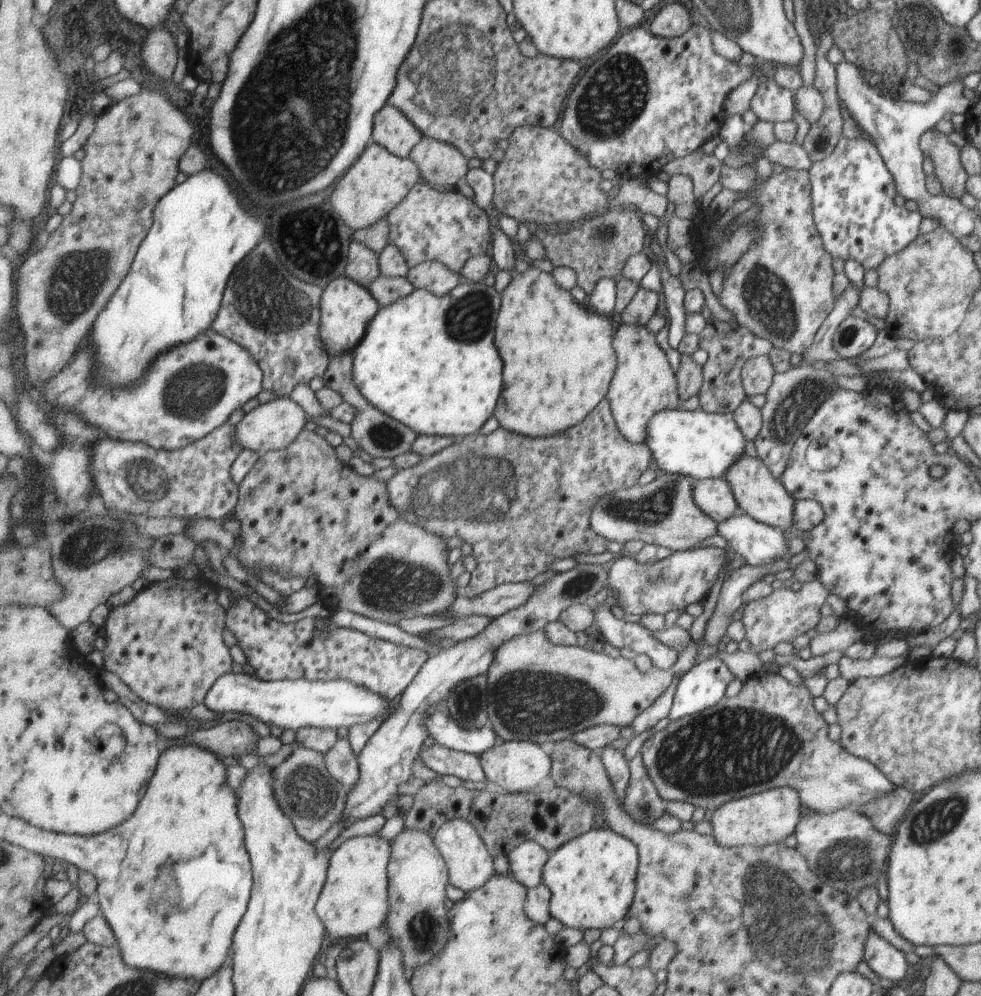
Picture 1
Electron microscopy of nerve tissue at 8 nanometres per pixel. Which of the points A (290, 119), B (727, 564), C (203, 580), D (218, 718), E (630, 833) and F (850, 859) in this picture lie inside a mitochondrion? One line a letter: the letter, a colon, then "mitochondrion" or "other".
A: mitochondrion
B: other
C: other
D: other
E: other
F: mitochondrion

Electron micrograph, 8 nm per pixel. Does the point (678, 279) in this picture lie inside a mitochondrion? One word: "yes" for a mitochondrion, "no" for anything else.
no

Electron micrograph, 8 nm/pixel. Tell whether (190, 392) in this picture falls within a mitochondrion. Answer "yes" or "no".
yes

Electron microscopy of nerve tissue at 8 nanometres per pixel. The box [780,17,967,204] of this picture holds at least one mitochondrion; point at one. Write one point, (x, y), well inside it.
(926, 43)

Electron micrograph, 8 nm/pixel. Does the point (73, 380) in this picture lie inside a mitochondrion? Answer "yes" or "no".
no

